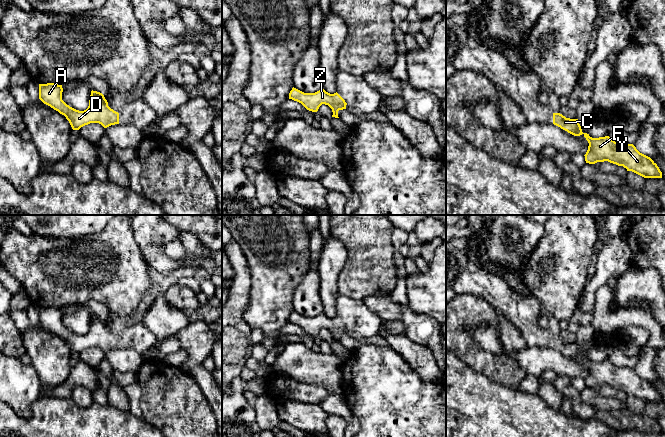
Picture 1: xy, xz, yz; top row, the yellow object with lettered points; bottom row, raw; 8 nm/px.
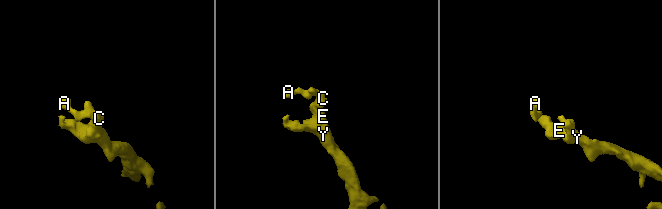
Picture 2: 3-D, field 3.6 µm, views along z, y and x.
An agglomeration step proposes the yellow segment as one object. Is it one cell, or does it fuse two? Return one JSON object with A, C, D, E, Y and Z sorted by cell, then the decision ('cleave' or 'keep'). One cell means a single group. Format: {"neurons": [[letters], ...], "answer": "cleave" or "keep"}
{"neurons": [["A", "C", "D", "E", "Y", "Z"]], "answer": "keep"}

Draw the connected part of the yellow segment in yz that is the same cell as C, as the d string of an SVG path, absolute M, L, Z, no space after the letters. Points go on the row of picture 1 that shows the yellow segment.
M553 113L553 124L574 136L584 135L589 143L584 155L586 163L608 161L644 178L662 178L657 164L650 157L640 153L633 144L617 143L609 136L592 138L582 132L578 119L566 118L560 113Z

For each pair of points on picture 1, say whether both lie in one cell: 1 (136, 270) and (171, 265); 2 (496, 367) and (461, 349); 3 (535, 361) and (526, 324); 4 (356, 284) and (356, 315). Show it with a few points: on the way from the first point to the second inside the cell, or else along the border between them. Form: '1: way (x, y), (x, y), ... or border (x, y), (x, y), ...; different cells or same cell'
1: border (139, 245), (142, 255), (150, 266); different cells
2: way (487, 363), (481, 361), (470, 352); same cell
3: border (527, 345), (552, 348); different cells
4: border (339, 291), (345, 295), (362, 300); different cells

